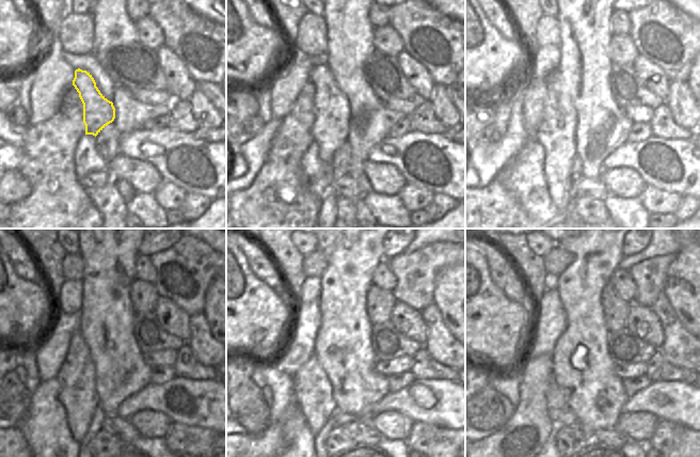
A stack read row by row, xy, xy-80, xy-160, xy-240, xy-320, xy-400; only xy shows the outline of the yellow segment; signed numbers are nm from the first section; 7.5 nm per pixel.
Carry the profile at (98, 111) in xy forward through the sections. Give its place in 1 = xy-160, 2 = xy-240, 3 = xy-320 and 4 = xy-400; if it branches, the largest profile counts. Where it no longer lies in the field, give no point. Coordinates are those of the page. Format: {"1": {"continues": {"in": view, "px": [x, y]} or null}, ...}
{"1": {"continues": {"in": "xy-160", "px": [557, 131]}}, "2": {"continues": {"in": "xy-240", "px": [78, 395]}}, "3": {"continues": {"in": "xy-320", "px": [313, 393]}}, "4": {"continues": {"in": "xy-400", "px": [556, 397]}}}

